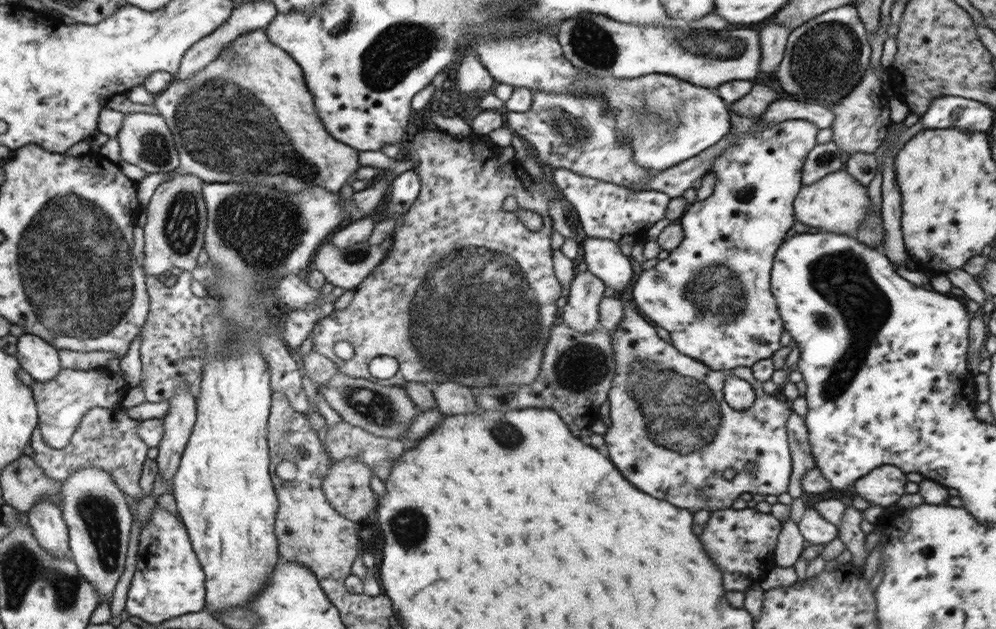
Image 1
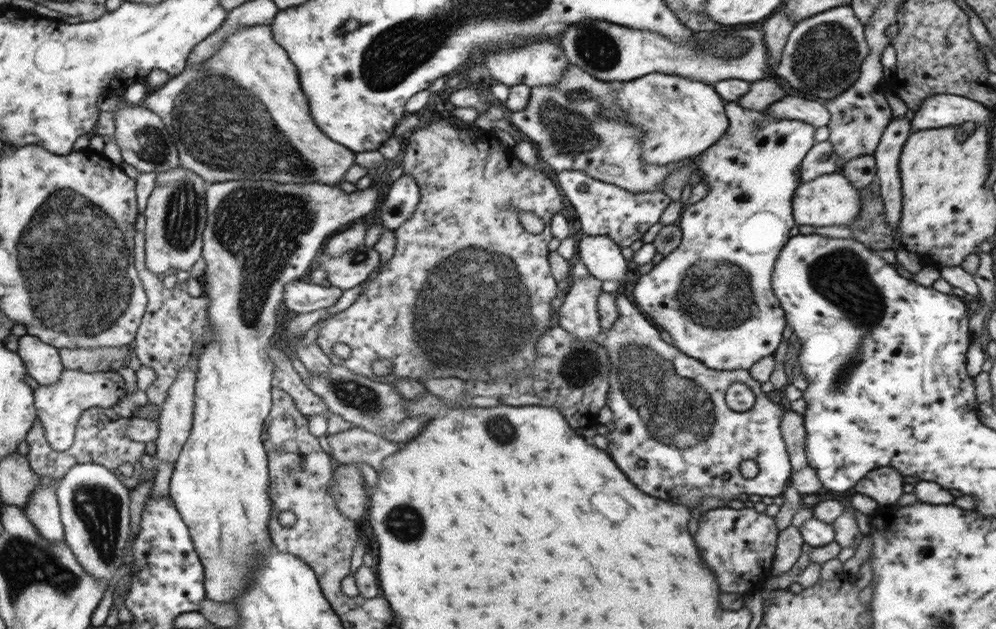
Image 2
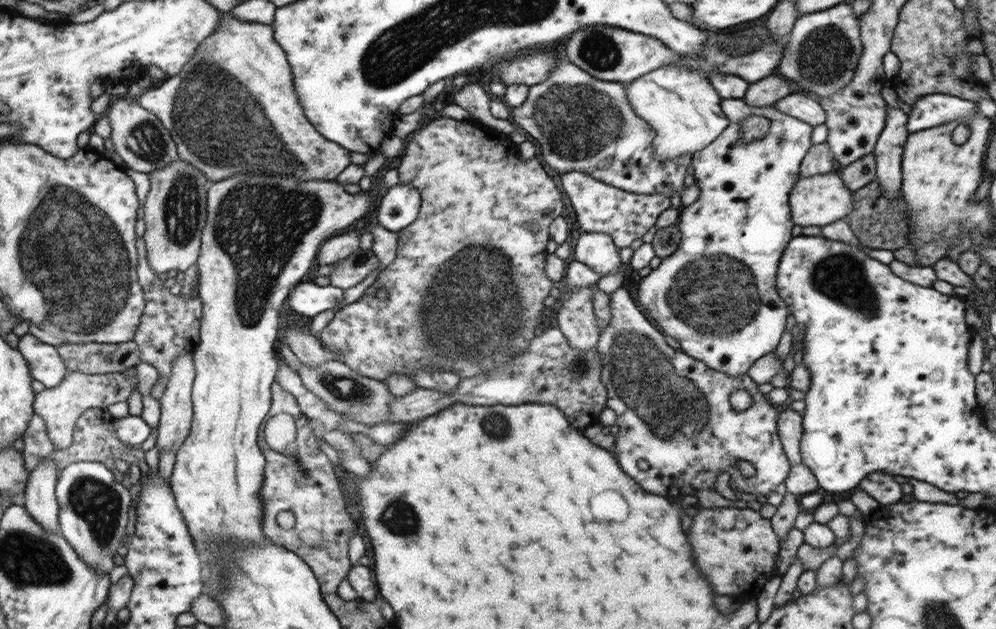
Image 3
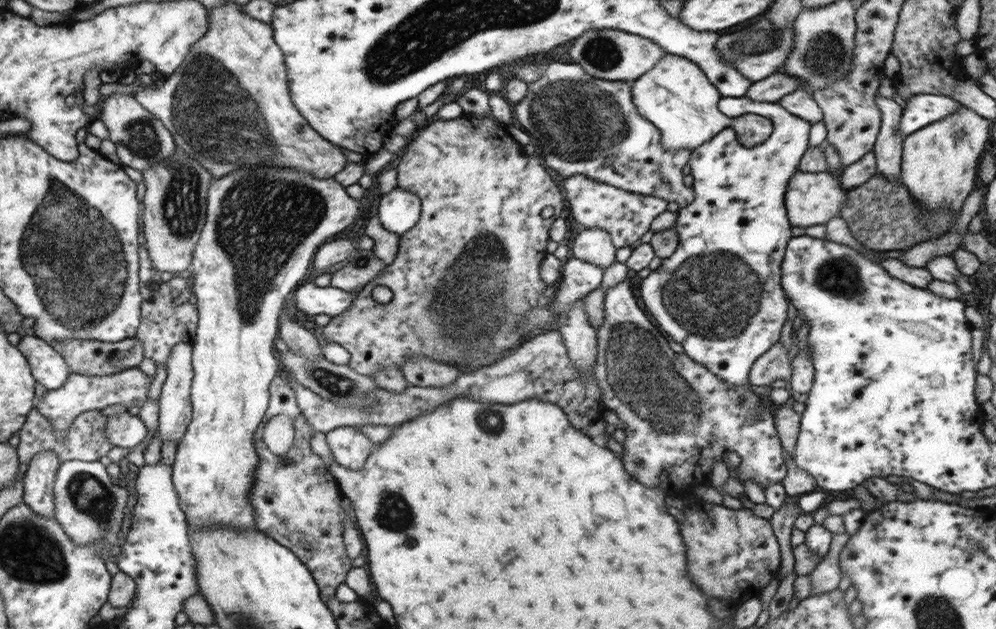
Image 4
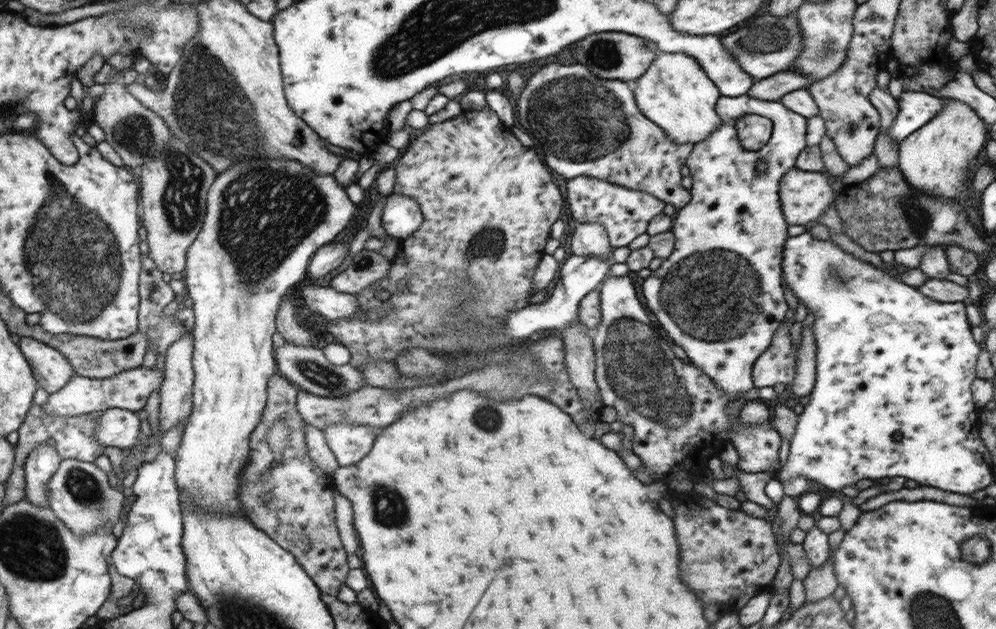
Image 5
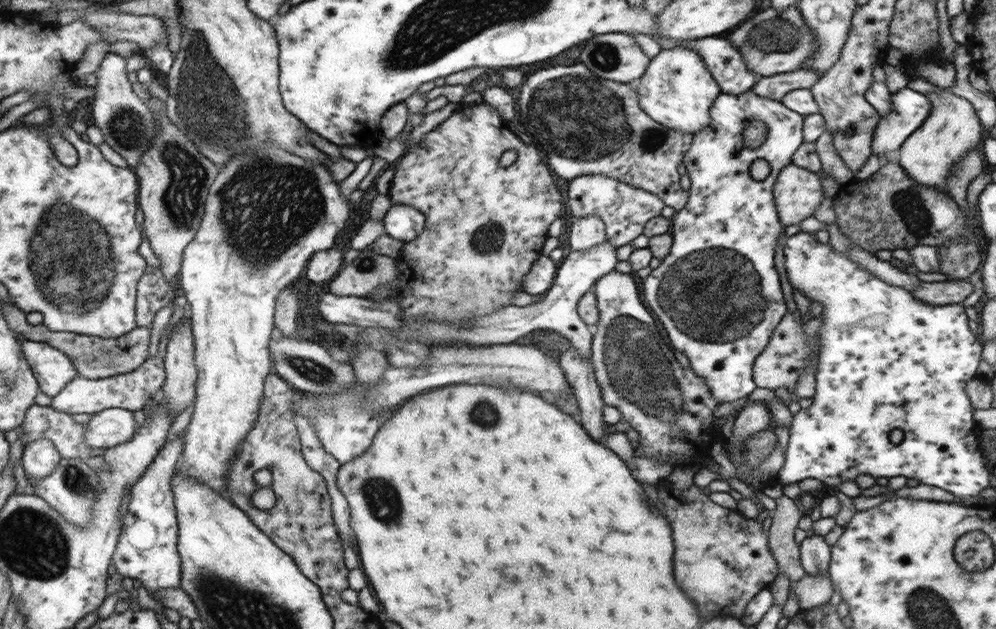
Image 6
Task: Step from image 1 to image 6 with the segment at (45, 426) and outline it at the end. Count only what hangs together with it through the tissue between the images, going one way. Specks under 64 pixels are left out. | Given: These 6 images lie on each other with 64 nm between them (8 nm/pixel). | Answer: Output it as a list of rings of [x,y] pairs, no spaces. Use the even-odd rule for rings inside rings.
[[[159,355],[148,358],[138,369],[126,374],[117,374],[96,380],[82,378],[78,375],[58,395],[53,397],[50,407],[55,411],[67,412],[70,415],[93,415],[107,408],[123,408],[134,412],[146,408],[145,405],[151,396],[162,390],[166,376],[164,359]]]

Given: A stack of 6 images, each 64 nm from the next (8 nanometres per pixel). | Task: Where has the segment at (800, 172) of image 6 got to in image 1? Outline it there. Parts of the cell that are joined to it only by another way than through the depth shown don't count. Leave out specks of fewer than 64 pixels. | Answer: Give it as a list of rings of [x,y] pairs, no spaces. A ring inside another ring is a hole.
[[[845,169],[823,176],[812,184],[800,187],[793,202],[795,220],[808,227],[825,229],[826,232],[853,235],[870,210],[866,191],[867,187],[852,178]]]

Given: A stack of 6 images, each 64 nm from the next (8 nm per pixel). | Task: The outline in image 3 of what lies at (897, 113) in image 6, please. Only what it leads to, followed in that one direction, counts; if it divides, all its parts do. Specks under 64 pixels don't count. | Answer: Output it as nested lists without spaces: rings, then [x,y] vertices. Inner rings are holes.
[[[942,94],[922,96],[911,107],[906,123],[910,133],[979,114],[975,101]]]

